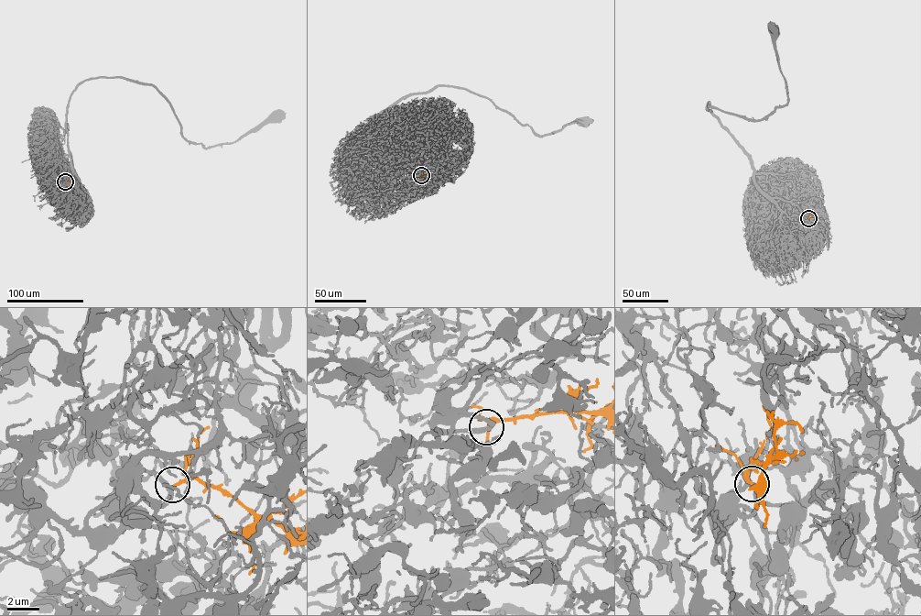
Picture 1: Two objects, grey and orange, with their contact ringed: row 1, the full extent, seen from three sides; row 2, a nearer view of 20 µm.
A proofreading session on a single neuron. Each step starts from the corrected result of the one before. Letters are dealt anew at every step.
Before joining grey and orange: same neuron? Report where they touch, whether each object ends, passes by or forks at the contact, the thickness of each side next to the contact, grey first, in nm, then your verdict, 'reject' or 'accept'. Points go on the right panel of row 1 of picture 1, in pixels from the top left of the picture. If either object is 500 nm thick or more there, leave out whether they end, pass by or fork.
place (808, 218); grey passes by; orange ends; calibres 260 and 200 nm; accept

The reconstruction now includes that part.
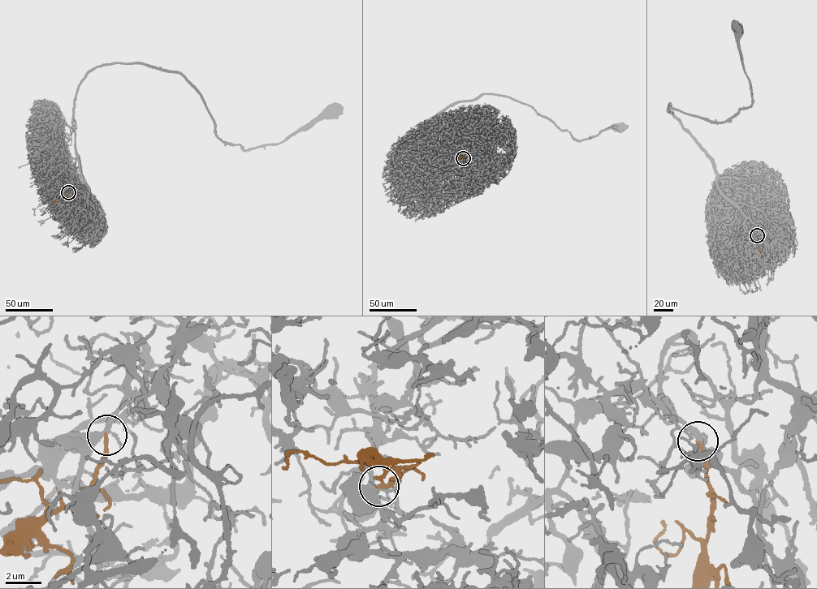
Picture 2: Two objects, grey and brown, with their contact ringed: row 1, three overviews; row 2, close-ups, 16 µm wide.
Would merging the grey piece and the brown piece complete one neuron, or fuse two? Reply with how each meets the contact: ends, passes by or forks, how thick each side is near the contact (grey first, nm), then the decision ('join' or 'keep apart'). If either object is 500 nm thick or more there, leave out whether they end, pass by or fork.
grey forks there; brown ends there; 240 nm thick on the grey side, 200 nm on the other; join

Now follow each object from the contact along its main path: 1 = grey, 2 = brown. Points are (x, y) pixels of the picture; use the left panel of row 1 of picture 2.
1: (68, 192), (74, 101), (98, 66), (180, 74), (201, 93), (217, 136), (247, 150), (281, 143), (332, 109)
2: (68, 191), (63, 198), (50, 203)

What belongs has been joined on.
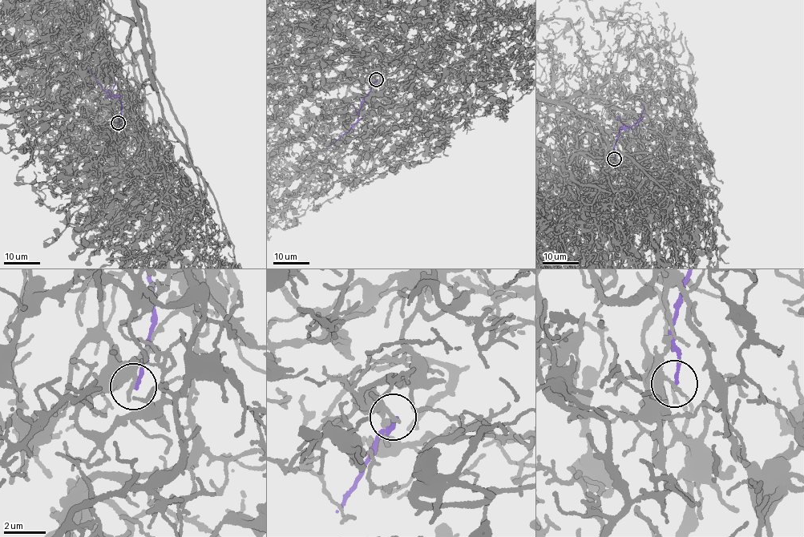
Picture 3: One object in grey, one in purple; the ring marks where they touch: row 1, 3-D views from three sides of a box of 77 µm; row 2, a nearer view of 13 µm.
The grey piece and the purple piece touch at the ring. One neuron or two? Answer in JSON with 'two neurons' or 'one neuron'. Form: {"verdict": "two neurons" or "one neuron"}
{"verdict": "two neurons"}

